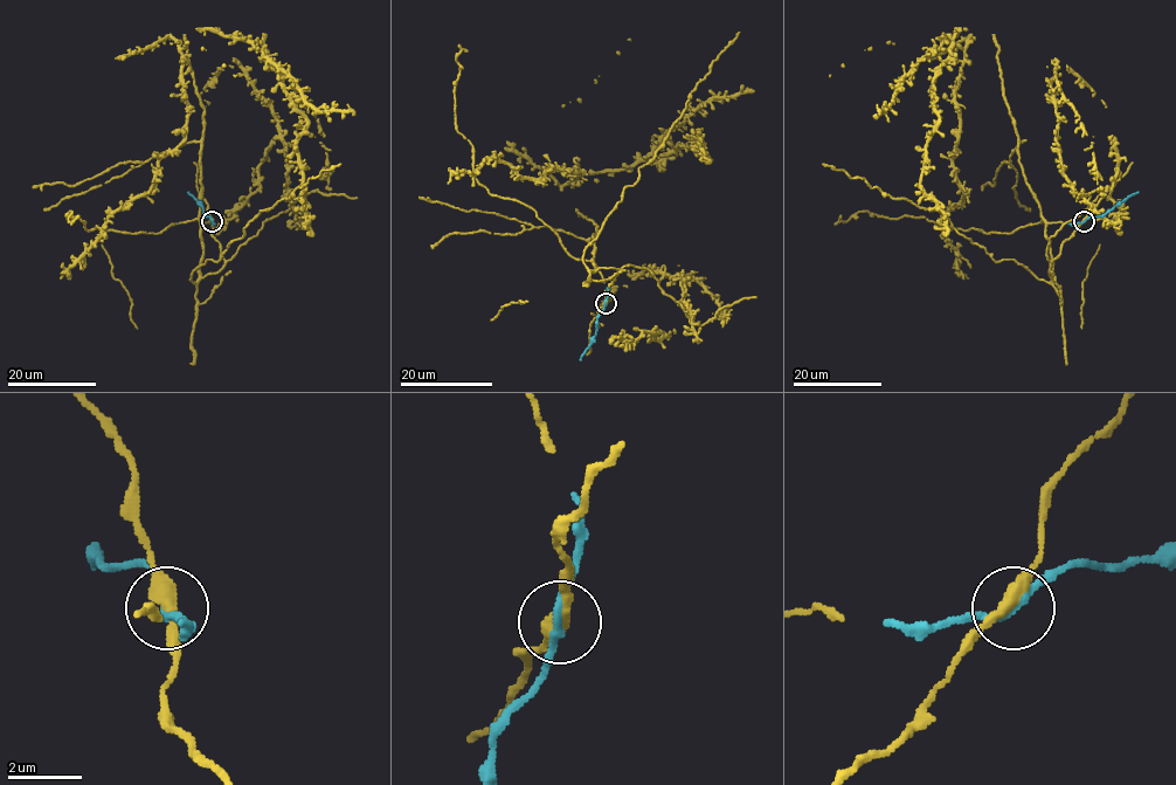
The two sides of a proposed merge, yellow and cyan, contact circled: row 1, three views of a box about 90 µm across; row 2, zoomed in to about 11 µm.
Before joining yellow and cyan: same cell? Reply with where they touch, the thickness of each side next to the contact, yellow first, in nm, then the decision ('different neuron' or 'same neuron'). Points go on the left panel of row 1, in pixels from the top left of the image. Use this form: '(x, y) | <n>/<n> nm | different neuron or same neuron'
(212, 221) | 380/200 nm | same neuron

